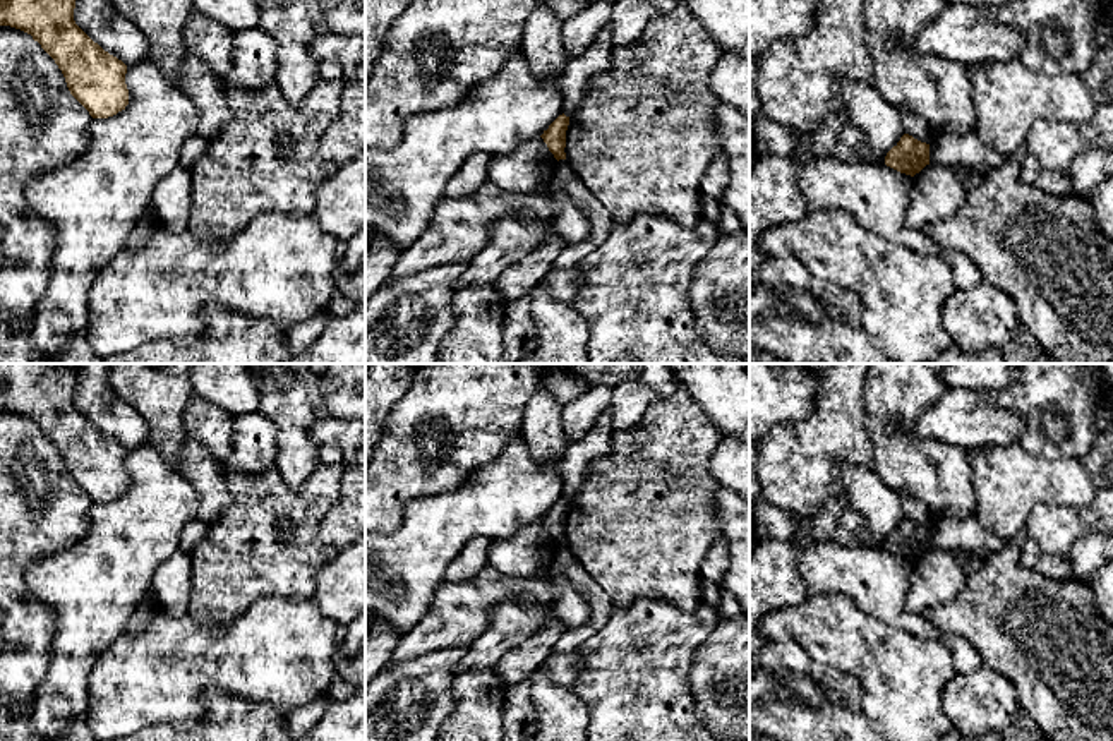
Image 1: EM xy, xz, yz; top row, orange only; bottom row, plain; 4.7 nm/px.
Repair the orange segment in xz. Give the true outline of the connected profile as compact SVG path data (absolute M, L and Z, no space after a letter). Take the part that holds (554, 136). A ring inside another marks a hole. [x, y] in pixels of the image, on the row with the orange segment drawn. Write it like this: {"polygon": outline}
{"polygon": "M563 113L540 136L557 161L566 160L564 148L566 148L568 125L569 125L569 117Z"}

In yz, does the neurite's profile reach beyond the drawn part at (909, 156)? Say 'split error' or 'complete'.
complete

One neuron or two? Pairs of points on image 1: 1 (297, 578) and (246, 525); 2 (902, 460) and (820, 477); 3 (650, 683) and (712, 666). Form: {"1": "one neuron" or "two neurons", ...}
{"1": "one neuron", "2": "two neurons", "3": "two neurons"}

